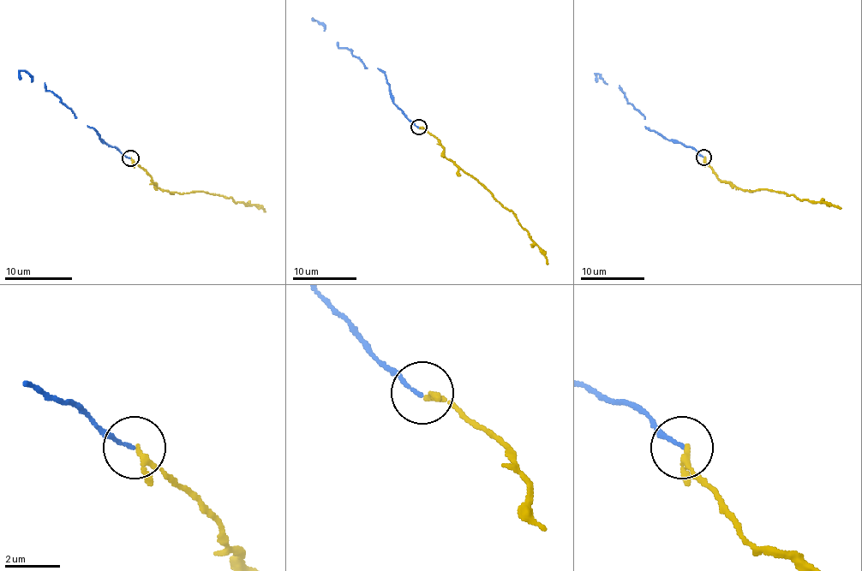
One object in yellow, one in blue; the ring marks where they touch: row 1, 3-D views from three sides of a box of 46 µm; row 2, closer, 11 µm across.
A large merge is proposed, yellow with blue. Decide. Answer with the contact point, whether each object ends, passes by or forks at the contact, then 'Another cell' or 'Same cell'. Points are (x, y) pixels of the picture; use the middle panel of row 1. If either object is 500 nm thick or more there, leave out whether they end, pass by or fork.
Place: (418, 127). At the ring yellow passes by. At the ring blue ends. Same cell

